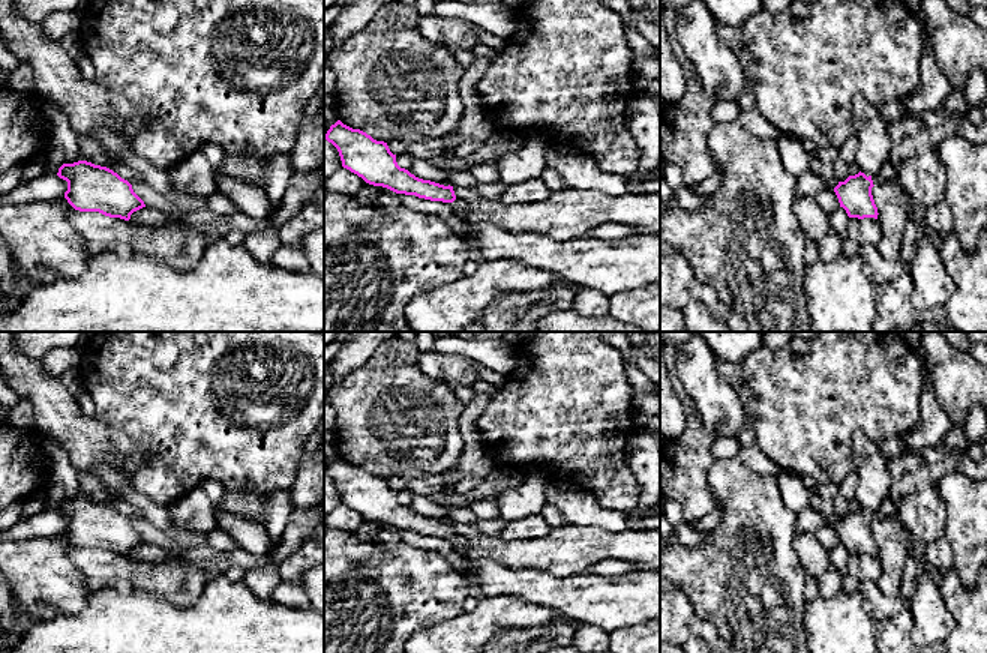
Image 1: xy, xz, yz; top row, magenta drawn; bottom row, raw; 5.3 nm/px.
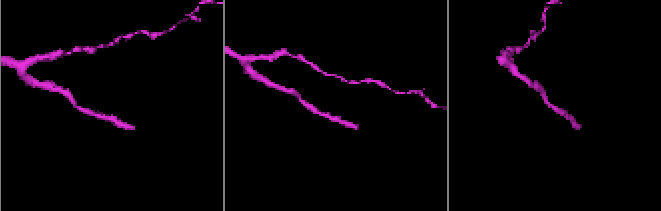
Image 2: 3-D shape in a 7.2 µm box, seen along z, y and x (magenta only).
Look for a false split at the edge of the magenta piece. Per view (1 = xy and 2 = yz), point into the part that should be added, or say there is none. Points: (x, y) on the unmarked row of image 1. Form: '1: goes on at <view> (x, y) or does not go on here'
1: does not go on here
2: does not go on here

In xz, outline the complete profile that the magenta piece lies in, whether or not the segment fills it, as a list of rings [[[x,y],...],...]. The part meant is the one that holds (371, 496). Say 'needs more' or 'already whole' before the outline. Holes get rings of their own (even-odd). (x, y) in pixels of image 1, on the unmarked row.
already whole; [[[340,456],[330,462],[324,476],[338,485],[342,503],[369,521],[430,537],[453,539],[456,536],[453,522],[416,513],[398,501],[396,491],[390,488],[387,479],[376,477]]]

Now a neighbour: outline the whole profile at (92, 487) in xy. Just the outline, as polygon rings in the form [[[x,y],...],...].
[[[76,471],[81,491],[84,497],[92,498],[94,501],[106,503],[117,509],[122,515],[130,518],[142,516],[142,513],[128,501],[123,501],[120,498],[114,498],[106,486],[93,474],[86,471]]]

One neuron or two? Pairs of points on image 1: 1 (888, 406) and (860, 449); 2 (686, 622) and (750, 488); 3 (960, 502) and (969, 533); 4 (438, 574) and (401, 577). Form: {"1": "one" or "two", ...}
{"1": "two", "2": "two", "3": "one", "4": "one"}

